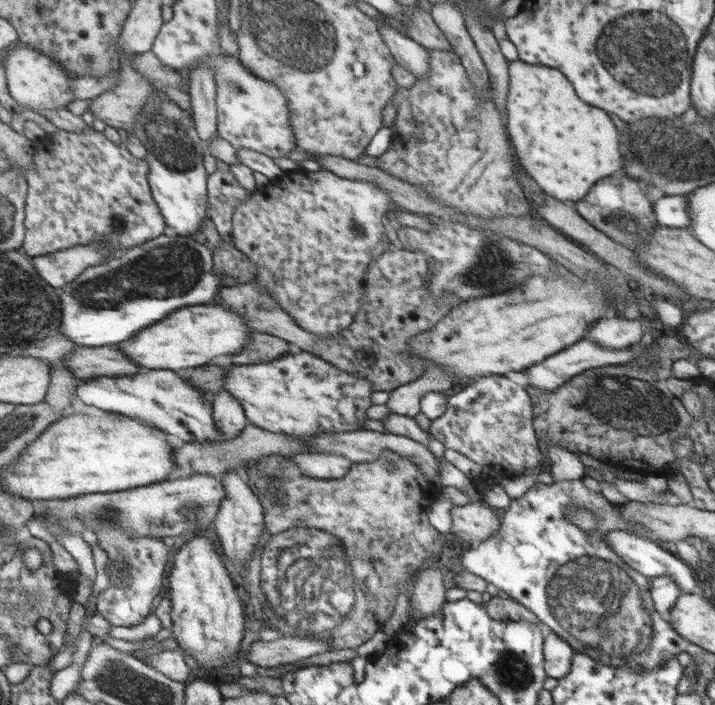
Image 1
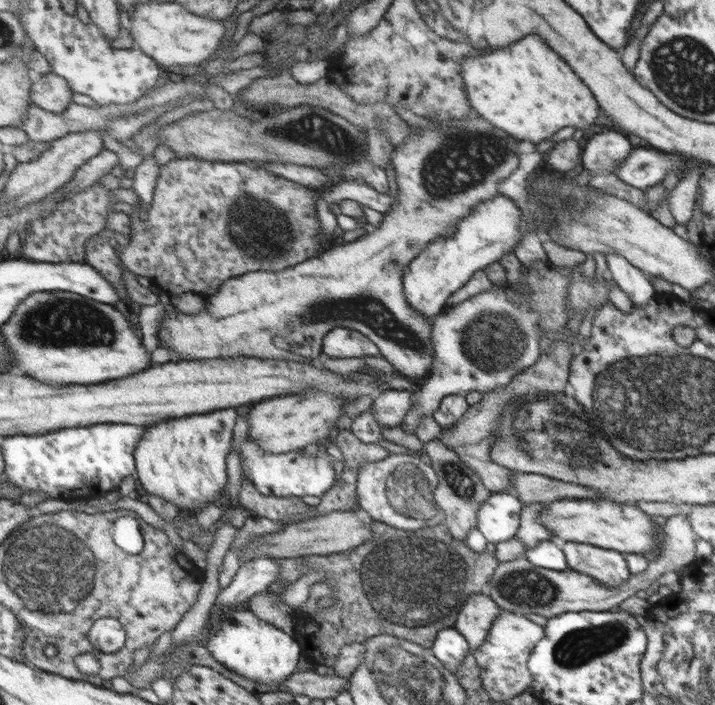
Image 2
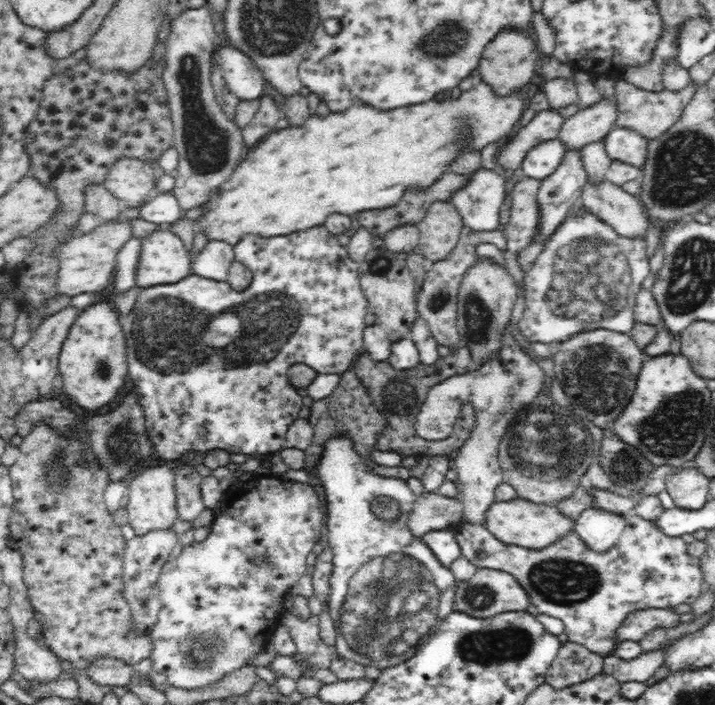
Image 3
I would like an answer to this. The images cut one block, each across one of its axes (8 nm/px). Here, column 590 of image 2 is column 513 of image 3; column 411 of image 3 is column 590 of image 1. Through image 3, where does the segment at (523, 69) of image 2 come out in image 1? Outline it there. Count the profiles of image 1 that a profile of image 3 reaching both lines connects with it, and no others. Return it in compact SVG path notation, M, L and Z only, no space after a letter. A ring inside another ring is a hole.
M519 59L509 61L507 88L505 126L506 131L511 130L510 144L543 193L572 203L585 197L597 180L627 166L621 162L623 142L617 146L619 138L611 118L581 102L561 71Z

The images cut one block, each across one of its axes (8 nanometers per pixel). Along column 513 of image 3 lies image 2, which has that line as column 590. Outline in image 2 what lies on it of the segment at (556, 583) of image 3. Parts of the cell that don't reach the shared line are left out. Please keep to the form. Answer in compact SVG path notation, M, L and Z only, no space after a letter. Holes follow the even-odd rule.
M569 541L559 543L559 547L566 558L567 568L591 575L607 587L617 587L629 576L625 556L619 551Z

